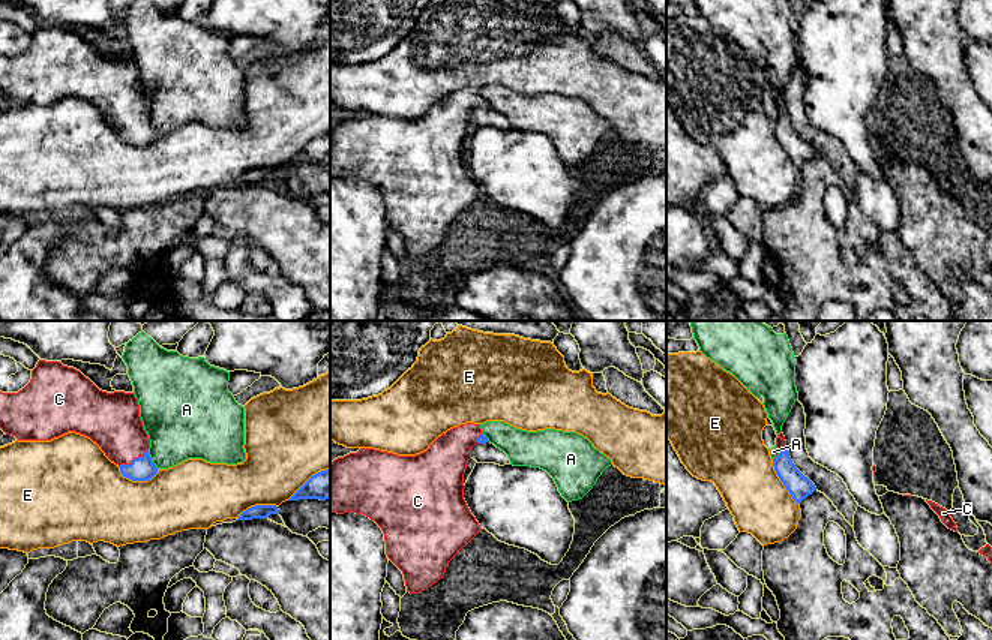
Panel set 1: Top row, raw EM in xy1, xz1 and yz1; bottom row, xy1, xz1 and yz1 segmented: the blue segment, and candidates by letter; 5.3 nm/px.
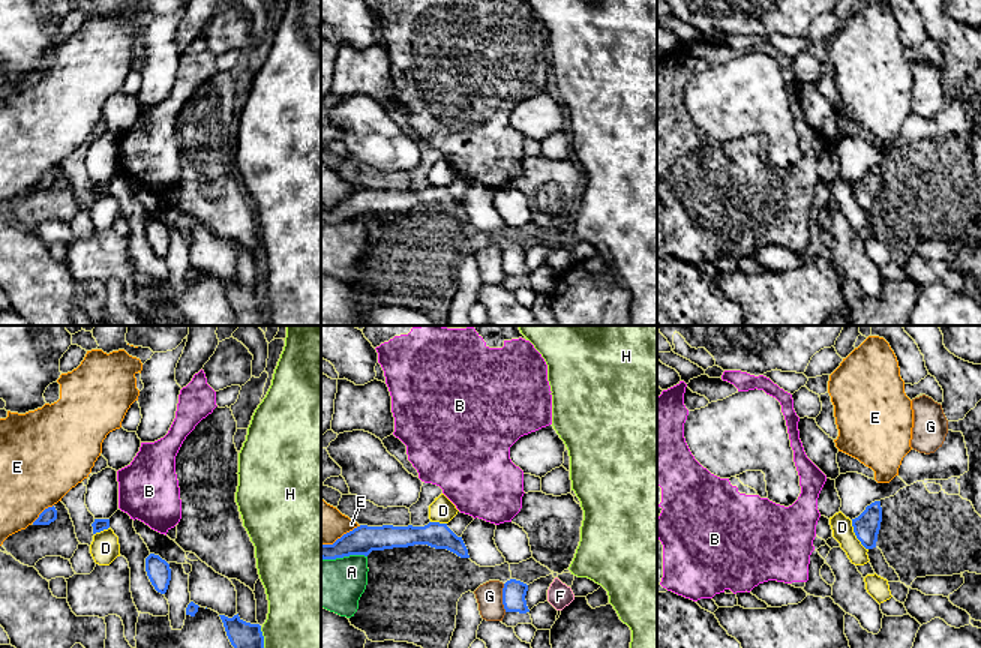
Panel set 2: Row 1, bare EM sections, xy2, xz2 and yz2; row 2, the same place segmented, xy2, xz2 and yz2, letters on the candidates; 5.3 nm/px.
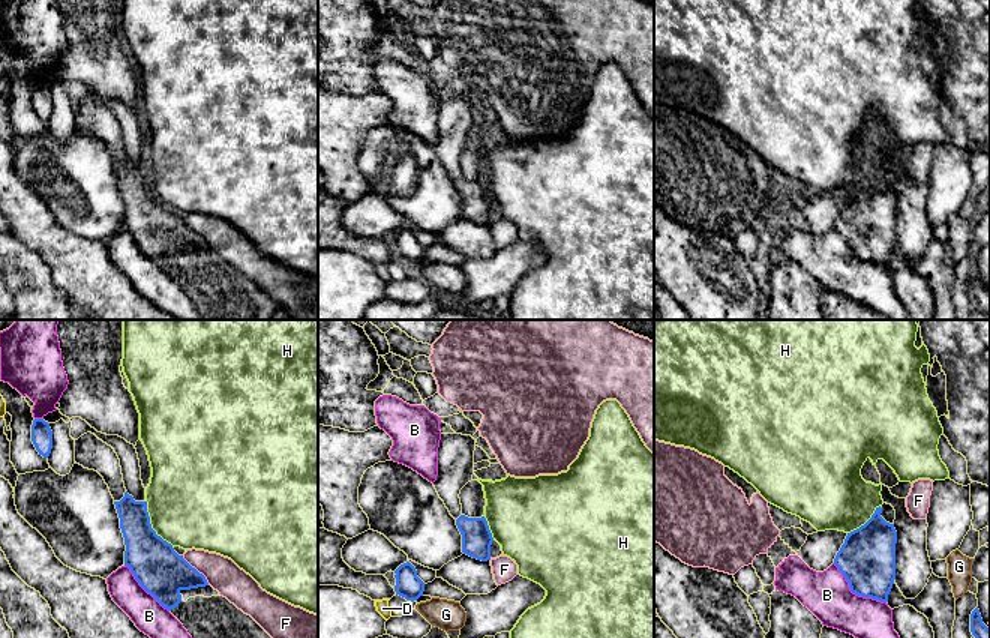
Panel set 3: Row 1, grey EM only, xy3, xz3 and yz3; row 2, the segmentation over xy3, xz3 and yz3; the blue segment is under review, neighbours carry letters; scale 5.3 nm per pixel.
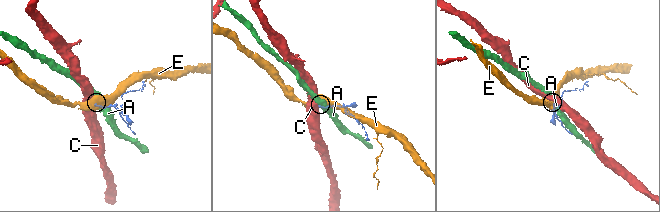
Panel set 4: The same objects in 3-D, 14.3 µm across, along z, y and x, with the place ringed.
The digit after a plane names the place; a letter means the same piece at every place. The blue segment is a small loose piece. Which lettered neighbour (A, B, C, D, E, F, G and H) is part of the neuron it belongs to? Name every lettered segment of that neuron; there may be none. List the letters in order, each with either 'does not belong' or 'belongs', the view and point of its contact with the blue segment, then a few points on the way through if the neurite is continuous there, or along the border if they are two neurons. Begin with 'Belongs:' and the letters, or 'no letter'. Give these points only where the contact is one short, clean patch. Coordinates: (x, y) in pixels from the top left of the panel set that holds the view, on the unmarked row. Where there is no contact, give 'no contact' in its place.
Belongs: C
A: does not belong | xy1 (150, 123)
B: does not belong | yz3 (855, 257)
C: belongs | xy1 (132, 125) | across xy1 (143, 132), (132, 125), (128, 110), (111, 84)
D: does not belong | yz2 (855, 198)
E: does not belong | xy1 (137, 144)
F: does not belong | xy3 (195, 233)
G: does not belong | xz2 (503, 261)
H: does not belong | xy3 (150, 189) | along xy3 (146, 164), (150, 191), (173, 209)

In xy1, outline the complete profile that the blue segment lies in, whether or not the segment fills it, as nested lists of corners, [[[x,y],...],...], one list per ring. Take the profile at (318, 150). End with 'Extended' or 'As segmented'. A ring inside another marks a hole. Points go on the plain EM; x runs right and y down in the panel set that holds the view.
[[[330,133],[312,139],[288,165],[330,163]]]. As segmented

